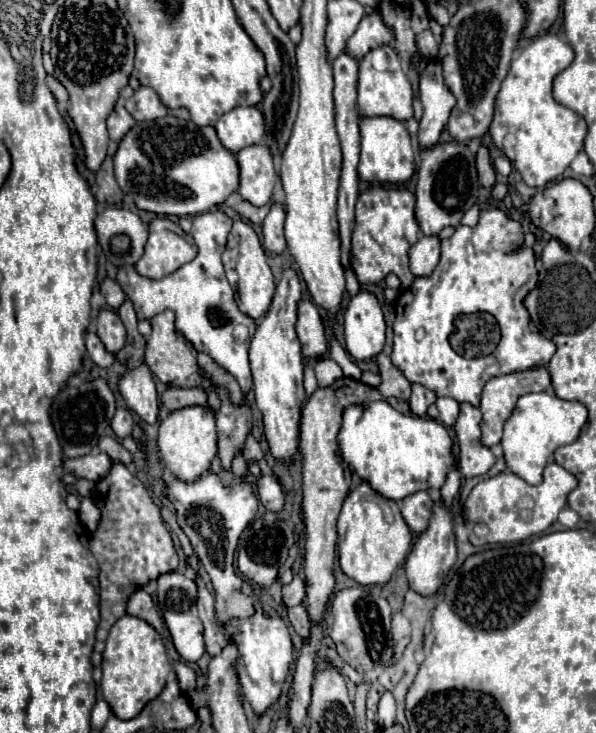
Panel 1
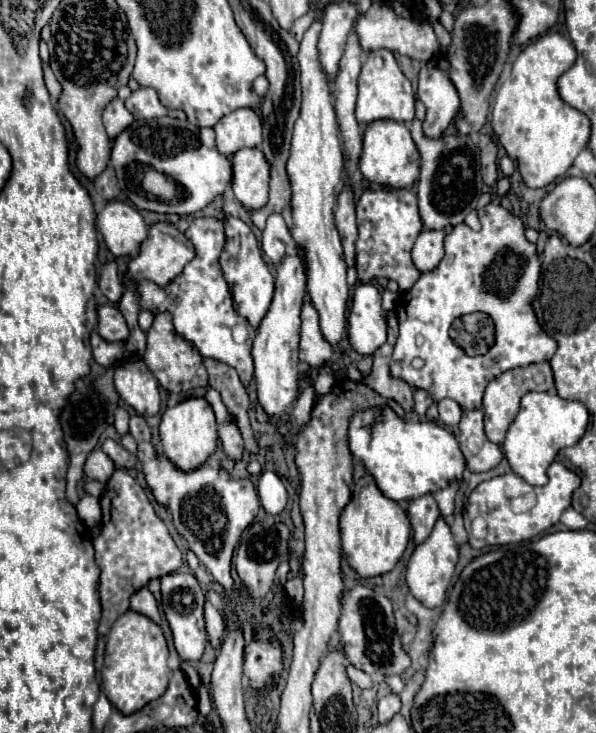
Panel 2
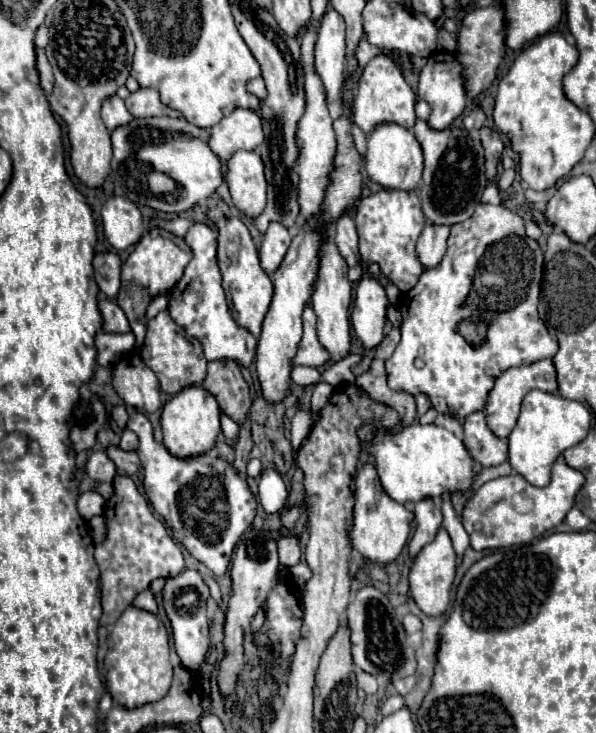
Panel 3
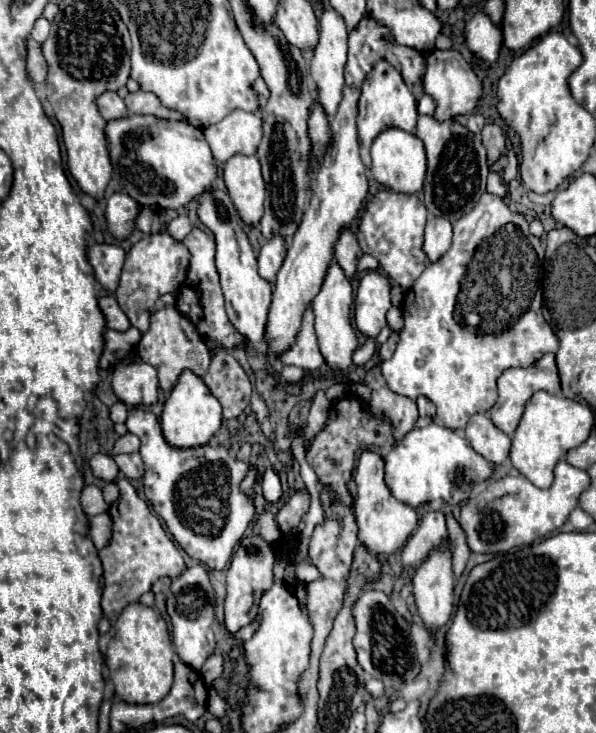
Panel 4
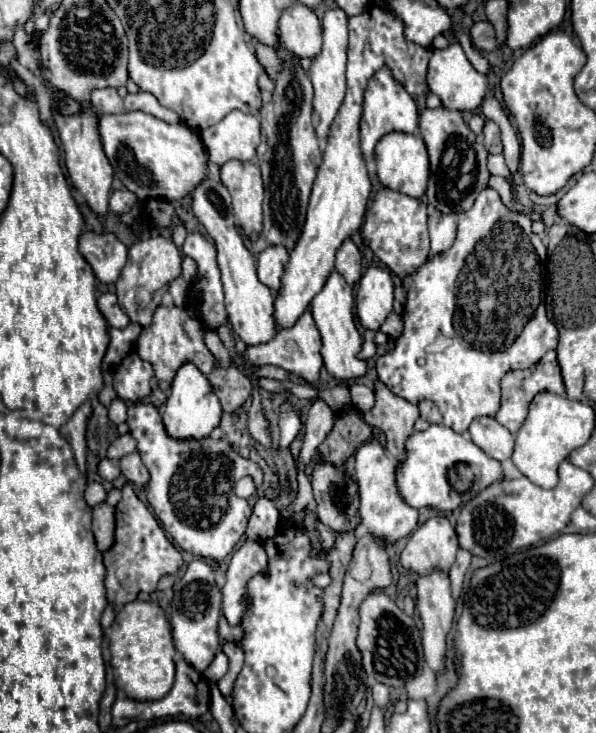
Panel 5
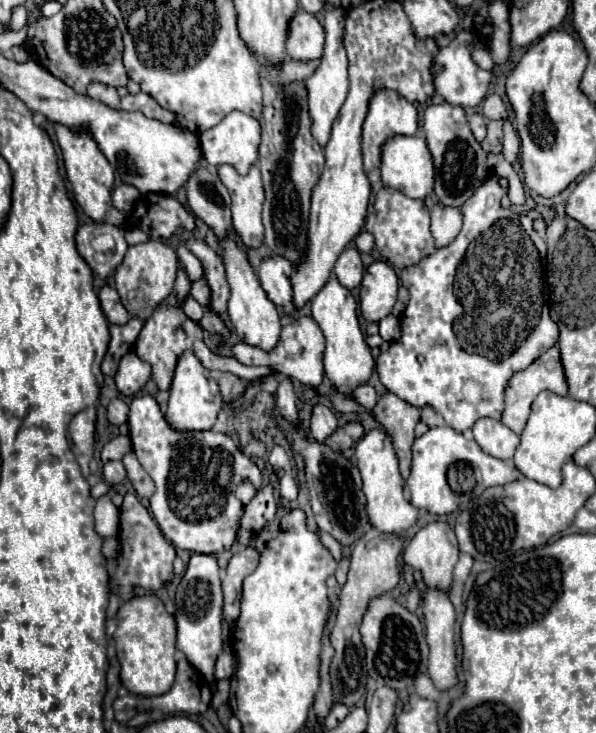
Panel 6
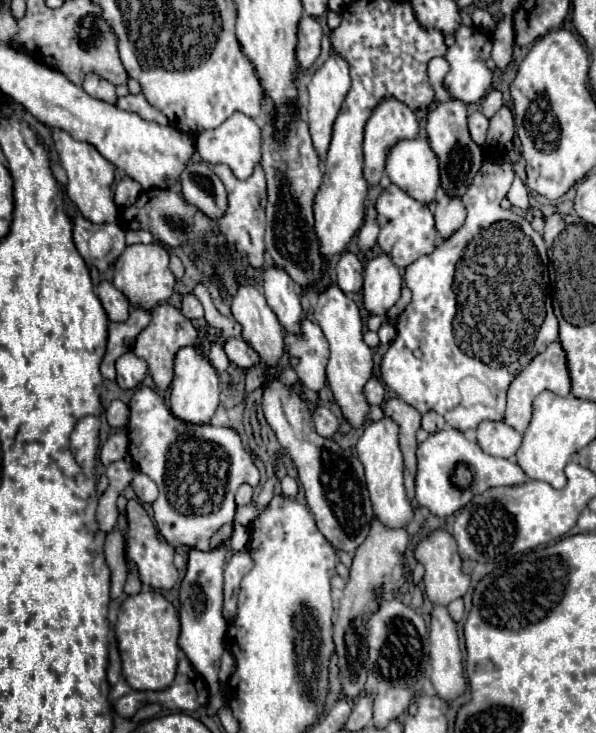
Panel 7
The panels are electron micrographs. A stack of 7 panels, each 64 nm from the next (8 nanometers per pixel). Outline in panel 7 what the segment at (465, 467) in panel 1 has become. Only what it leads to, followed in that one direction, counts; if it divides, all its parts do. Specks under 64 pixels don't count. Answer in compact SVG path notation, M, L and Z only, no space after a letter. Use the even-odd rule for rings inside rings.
M484 420L476 428L476 440L480 448L490 456L512 458L522 442L522 436L504 422Z

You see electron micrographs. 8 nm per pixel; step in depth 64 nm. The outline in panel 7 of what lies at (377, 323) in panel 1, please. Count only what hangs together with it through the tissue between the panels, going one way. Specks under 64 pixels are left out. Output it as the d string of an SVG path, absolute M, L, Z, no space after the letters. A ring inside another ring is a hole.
M380 254L378 258L370 260L364 270L364 308L370 314L384 316L400 298L402 276L398 268L392 264L388 254Z

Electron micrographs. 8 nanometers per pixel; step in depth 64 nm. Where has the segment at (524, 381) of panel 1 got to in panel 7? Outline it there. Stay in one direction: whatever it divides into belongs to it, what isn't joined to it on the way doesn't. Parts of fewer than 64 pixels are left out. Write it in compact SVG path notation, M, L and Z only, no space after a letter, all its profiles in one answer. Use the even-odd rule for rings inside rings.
M552 342L542 354L538 354L510 384L508 388L508 406L506 406L506 414L504 414L504 422L508 426L512 426L516 432L524 432L530 424L530 416L532 416L532 402L534 398L544 392L550 390L558 396L568 396L570 394L570 374L568 374L568 366L566 366L566 354L560 346L560 342Z

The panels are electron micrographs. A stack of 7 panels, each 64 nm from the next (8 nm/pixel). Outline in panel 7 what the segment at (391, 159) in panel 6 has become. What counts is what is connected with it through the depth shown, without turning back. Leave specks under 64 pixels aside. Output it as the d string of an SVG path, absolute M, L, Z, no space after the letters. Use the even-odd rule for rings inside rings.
M424 138L396 142L386 158L386 176L414 200L434 200L440 188L438 160Z

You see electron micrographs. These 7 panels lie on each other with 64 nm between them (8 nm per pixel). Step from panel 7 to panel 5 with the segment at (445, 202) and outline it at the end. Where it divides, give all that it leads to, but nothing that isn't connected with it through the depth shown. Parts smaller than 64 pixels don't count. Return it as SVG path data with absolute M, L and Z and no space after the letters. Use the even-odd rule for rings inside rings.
M430 210L428 218L428 234L430 234L430 250L432 254L446 252L456 238L456 216L440 214Z

